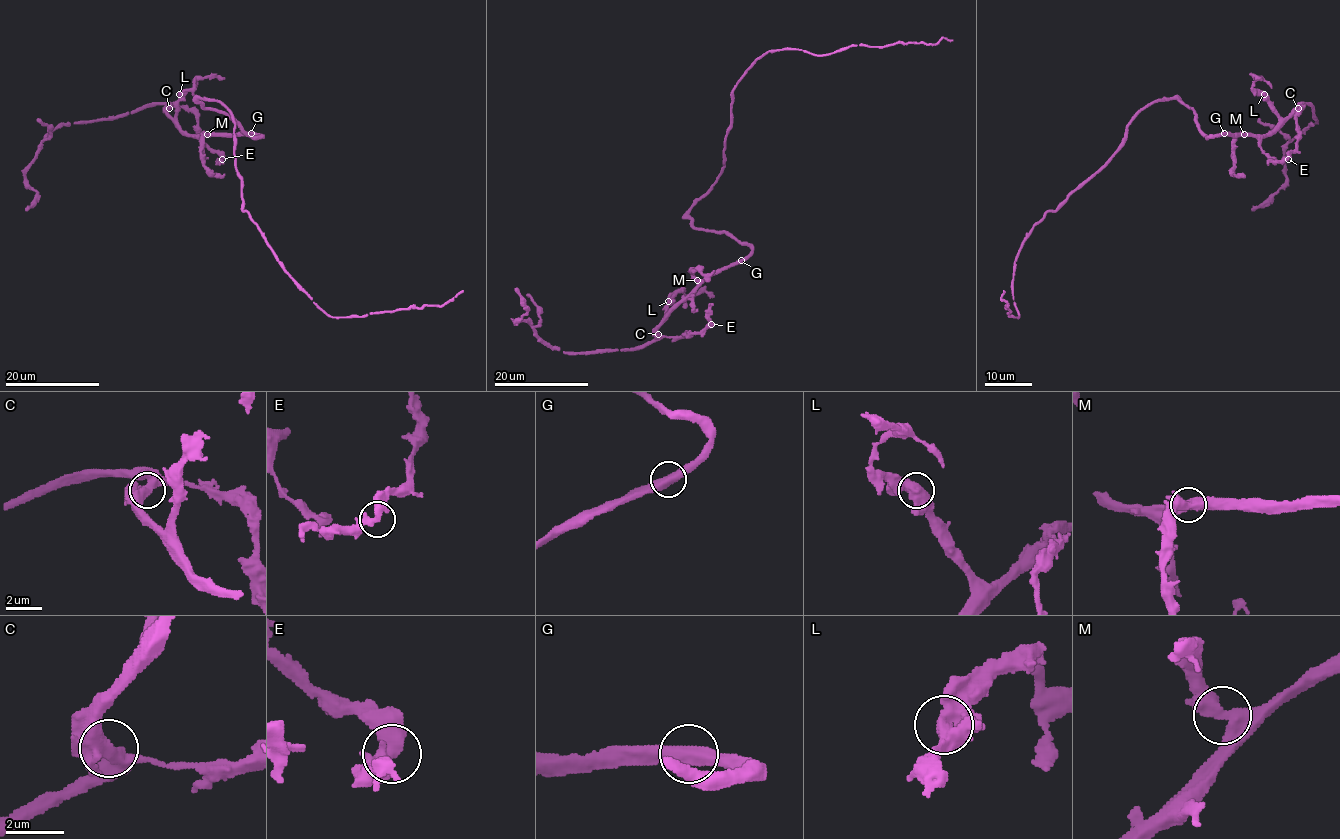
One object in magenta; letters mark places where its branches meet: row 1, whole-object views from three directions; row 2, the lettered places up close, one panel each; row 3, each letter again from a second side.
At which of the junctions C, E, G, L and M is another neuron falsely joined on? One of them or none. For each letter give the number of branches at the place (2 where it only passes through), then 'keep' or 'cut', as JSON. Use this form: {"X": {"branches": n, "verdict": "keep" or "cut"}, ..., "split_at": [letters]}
{"C": {"branches": 4, "verdict": "keep"}, "E": {"branches": 2, "verdict": "keep"}, "G": {"branches": 2, "verdict": "keep"}, "L": {"branches": 3, "verdict": "keep"}, "M": {"branches": 4, "verdict": "keep"}, "split_at": []}

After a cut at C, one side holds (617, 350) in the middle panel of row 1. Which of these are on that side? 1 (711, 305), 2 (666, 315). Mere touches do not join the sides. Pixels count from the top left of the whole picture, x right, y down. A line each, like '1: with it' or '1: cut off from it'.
1: with it
2: cut off from it

